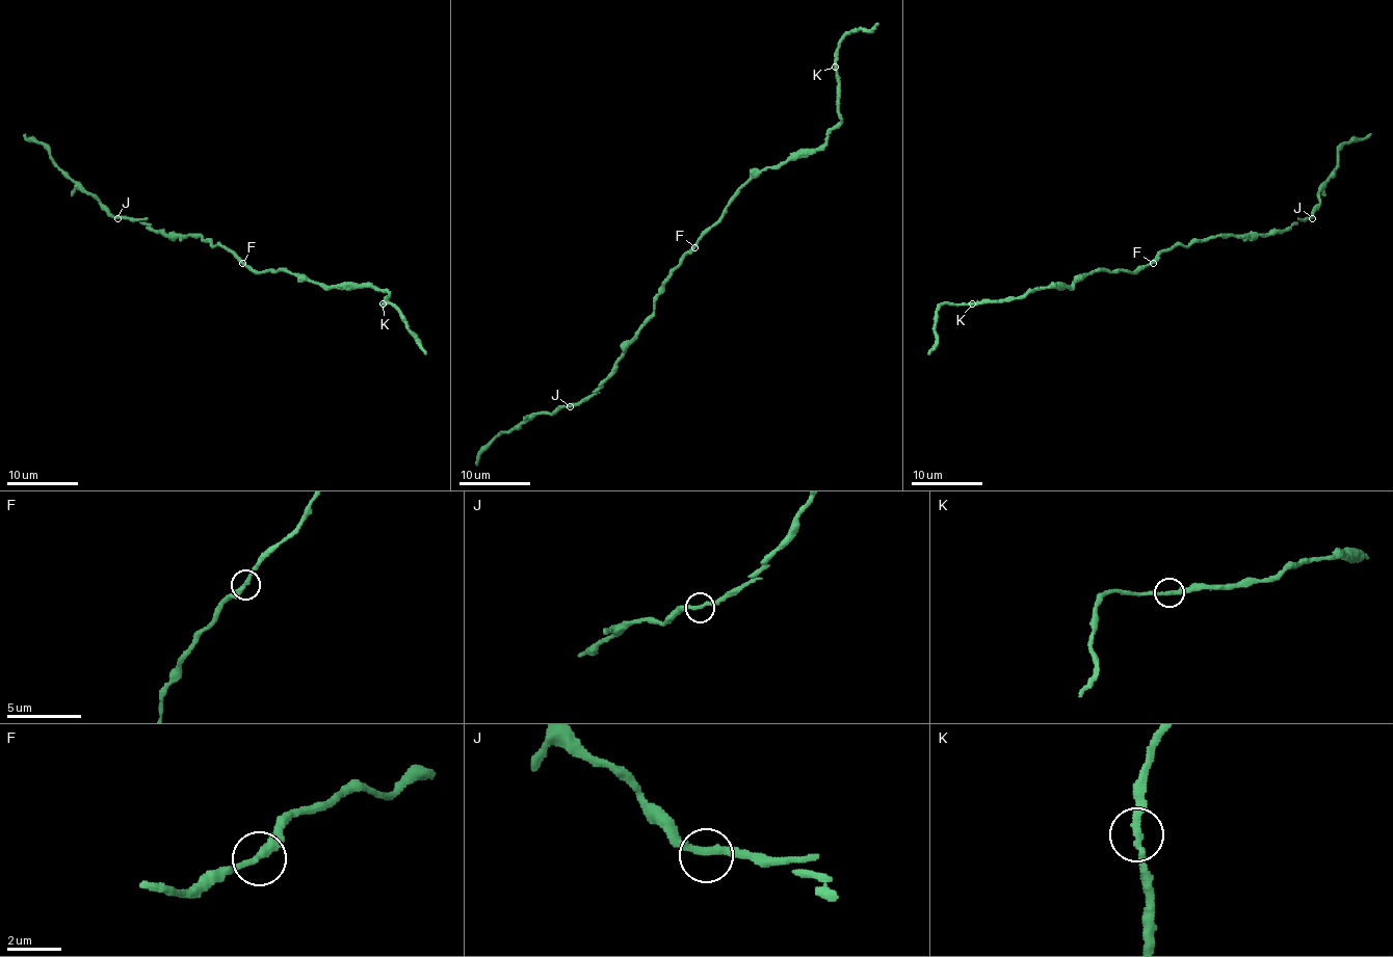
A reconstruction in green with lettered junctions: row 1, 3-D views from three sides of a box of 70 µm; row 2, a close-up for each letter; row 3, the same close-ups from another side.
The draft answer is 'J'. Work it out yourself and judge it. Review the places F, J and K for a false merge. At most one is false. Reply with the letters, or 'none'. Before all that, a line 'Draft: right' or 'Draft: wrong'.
Draft: wrong
none

